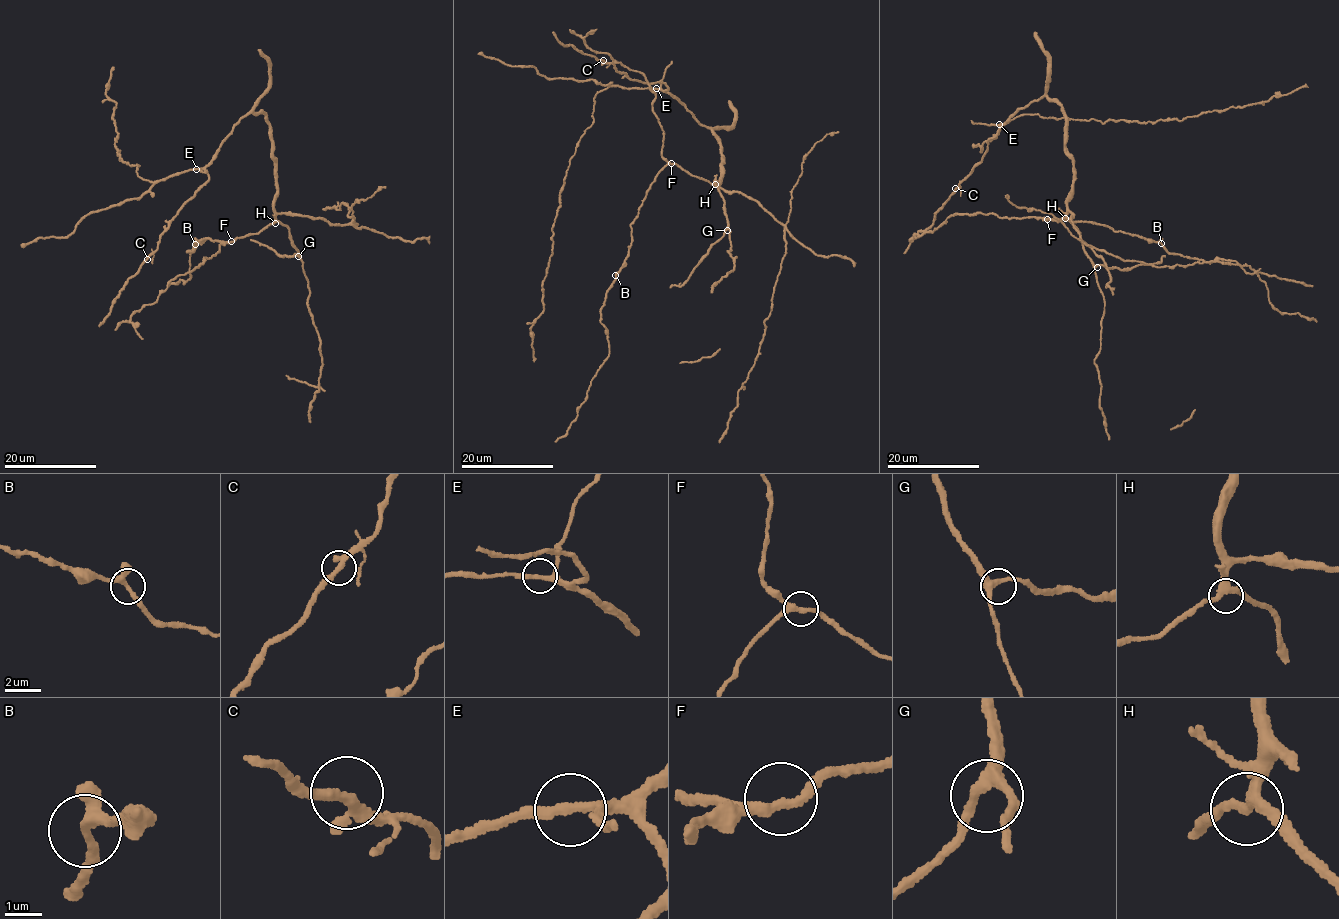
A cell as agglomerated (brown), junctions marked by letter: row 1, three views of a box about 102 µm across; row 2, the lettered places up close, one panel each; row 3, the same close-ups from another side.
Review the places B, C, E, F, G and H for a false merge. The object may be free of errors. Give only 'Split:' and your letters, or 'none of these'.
Split: none of these

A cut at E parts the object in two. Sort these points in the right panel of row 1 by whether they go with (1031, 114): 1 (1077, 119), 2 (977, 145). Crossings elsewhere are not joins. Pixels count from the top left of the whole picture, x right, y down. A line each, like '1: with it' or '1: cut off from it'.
1: with it
2: with it

